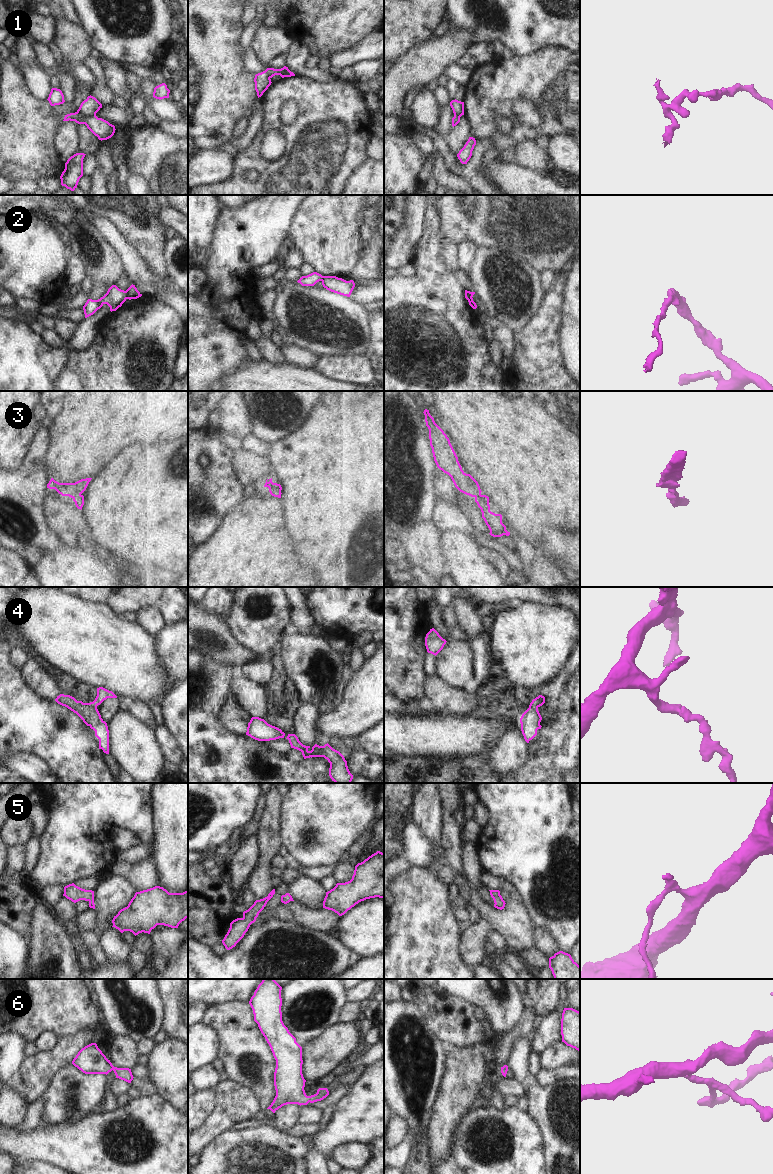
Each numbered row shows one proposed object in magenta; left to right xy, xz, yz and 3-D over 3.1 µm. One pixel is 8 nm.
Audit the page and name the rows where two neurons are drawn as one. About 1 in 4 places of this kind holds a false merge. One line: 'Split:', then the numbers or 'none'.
Split: 1, 2.

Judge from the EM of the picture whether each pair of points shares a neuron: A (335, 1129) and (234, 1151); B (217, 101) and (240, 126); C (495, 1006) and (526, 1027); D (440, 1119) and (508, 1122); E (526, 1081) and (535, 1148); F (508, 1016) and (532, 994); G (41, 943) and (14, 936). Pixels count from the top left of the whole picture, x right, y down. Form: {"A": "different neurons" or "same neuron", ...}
{"A": "same neuron", "B": "different neurons", "C": "different neurons", "D": "different neurons", "E": "different neurons", "F": "different neurons", "G": "different neurons"}

